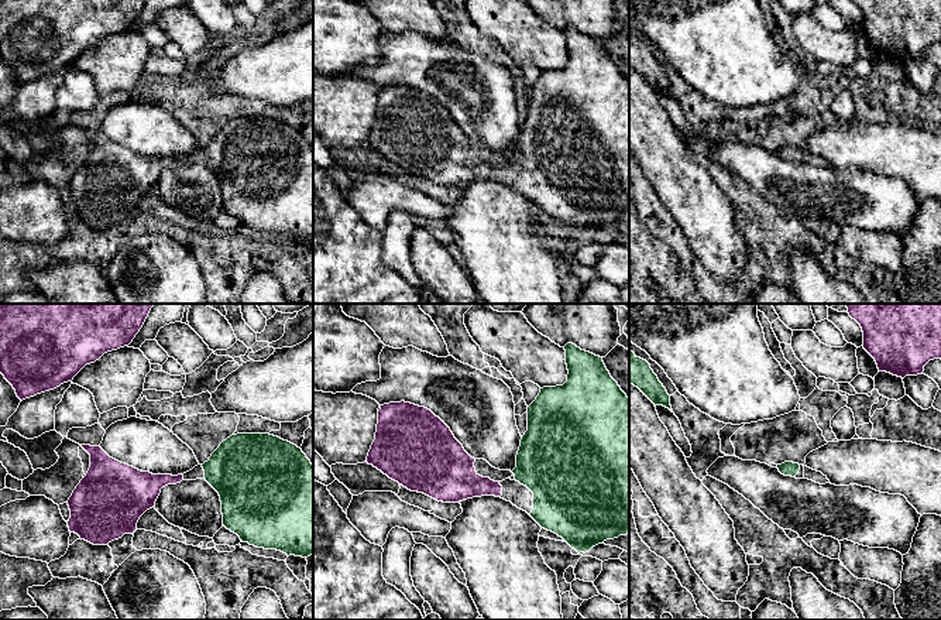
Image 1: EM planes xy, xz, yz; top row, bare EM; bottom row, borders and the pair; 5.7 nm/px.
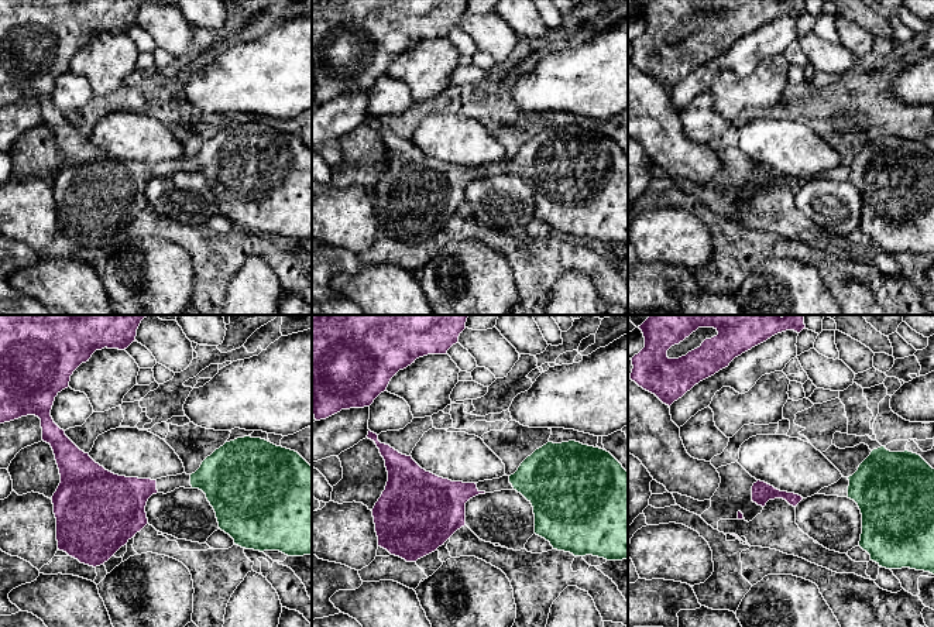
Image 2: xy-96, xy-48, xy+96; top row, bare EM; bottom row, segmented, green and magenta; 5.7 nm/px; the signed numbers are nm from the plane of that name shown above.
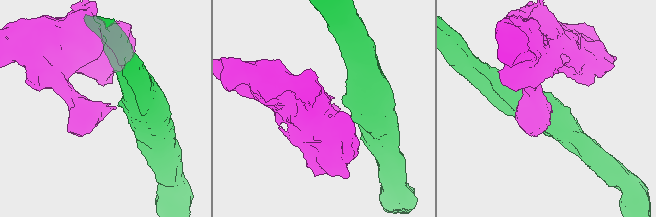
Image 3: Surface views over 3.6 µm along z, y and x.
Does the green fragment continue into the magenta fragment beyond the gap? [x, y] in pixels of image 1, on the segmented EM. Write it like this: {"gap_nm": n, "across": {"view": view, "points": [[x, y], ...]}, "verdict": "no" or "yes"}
{"gap_nm": 90, "across": {"view": "xz", "points": [[515, 479], [501, 486]]}, "verdict": "yes"}

